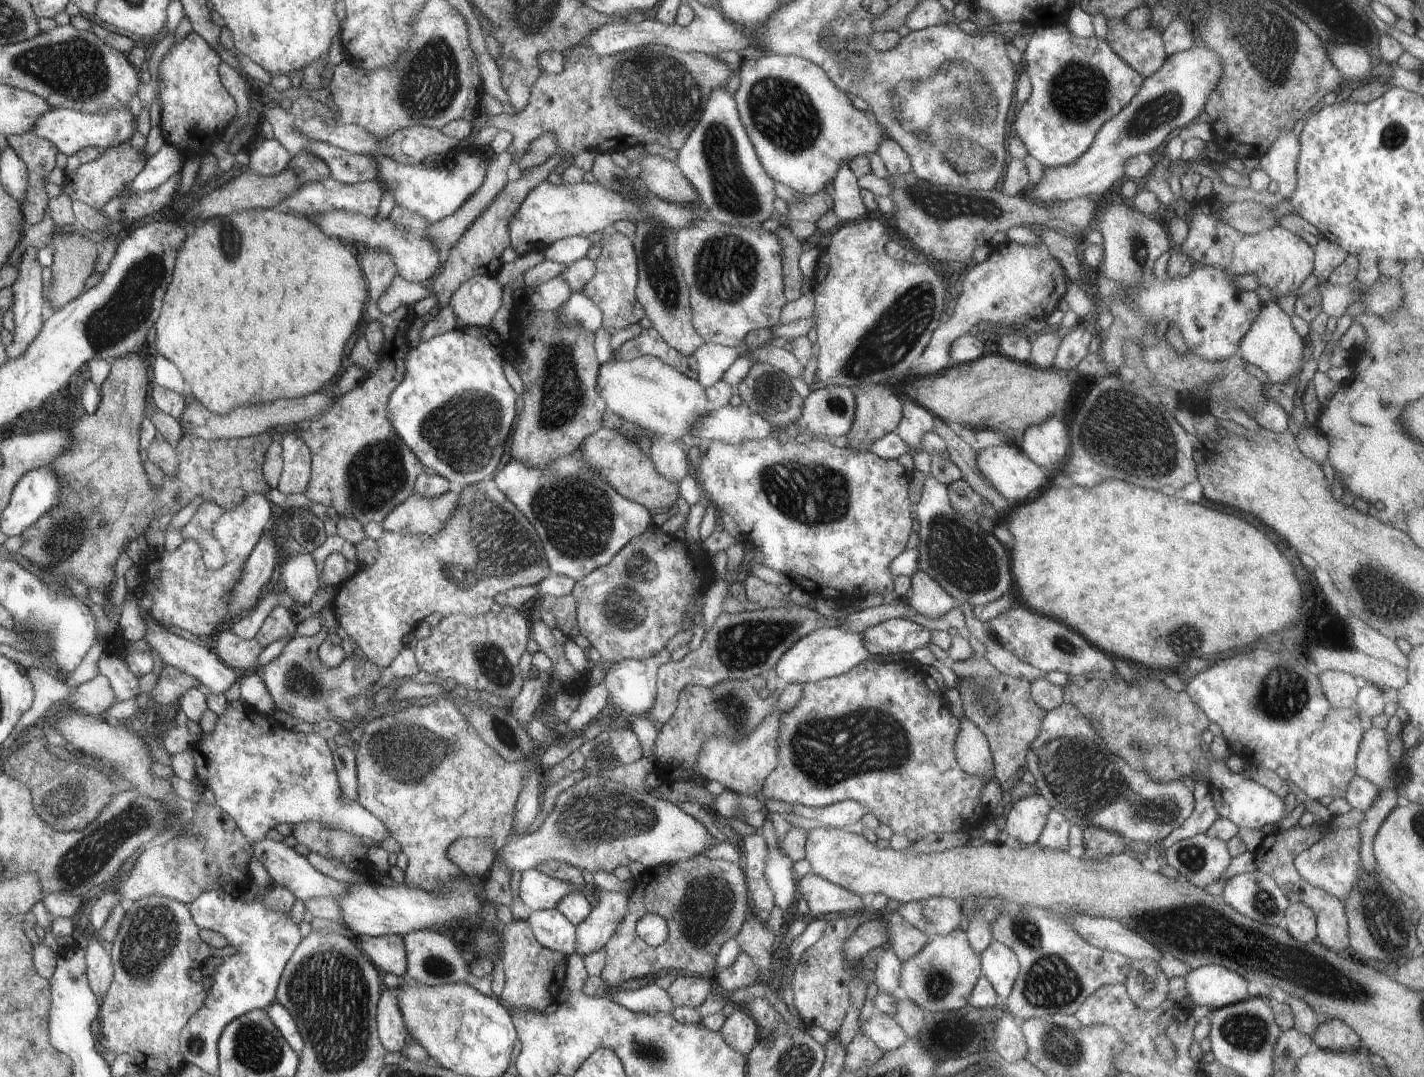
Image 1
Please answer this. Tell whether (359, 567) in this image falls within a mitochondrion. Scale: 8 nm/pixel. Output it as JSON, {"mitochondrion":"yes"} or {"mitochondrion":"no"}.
{"mitochondrion":"no"}

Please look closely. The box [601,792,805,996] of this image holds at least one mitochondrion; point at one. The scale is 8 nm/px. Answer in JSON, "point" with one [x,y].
{"point":[707,903]}

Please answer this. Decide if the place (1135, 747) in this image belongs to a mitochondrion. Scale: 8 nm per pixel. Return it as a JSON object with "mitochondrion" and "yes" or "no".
{"mitochondrion":"yes"}

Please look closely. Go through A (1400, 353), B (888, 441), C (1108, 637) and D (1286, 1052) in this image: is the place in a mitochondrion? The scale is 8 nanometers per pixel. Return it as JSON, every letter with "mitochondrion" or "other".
{"A":"mitochondrion","B":"other","C":"other","D":"mitochondrion"}

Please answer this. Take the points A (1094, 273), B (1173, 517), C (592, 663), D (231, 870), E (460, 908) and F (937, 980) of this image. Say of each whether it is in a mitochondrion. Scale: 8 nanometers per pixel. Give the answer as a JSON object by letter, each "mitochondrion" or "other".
{"A":"other","B":"other","C":"other","D":"other","E":"other","F":"mitochondrion"}

